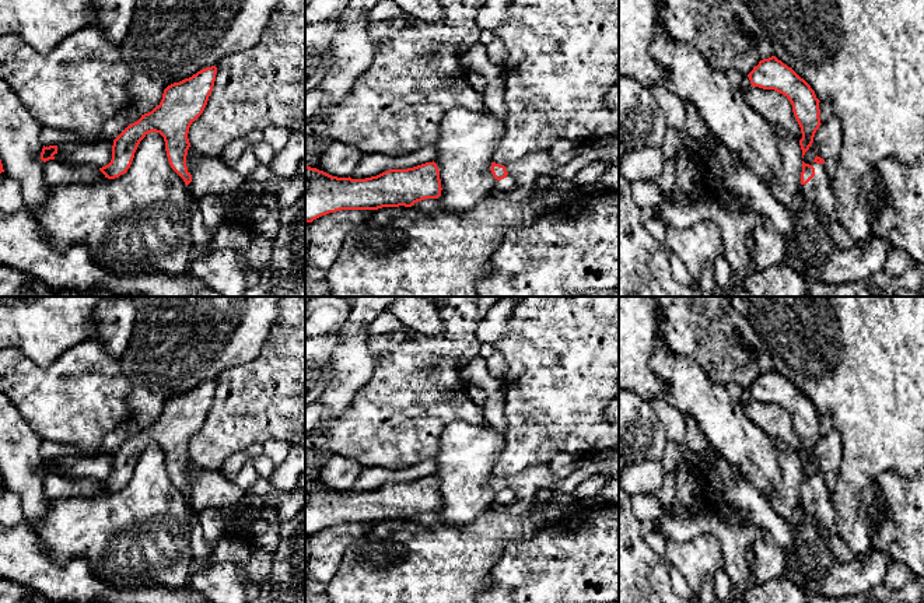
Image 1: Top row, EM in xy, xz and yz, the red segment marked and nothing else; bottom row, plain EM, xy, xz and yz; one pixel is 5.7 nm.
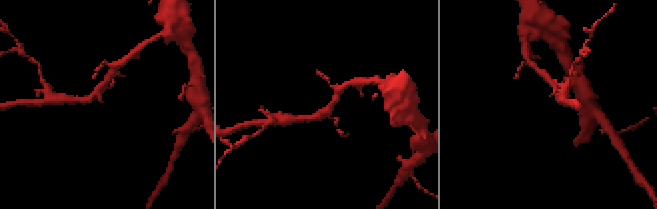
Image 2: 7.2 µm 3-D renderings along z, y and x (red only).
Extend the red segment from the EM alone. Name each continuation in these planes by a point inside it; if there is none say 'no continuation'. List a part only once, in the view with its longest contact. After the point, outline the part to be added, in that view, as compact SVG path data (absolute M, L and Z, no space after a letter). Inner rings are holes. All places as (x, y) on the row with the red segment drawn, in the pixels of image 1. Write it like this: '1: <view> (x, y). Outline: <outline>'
1: yz (818, 193). Outline: M811 162L809 165L815 168L815 176L806 185L801 185L799 190L811 208L820 213L822 222L827 227L832 239L840 249L867 245L871 236L868 239L853 238L839 222L826 164Z

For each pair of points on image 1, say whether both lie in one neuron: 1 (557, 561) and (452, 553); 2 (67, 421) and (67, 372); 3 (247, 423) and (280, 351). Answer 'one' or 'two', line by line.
1: two
2: one
3: one

